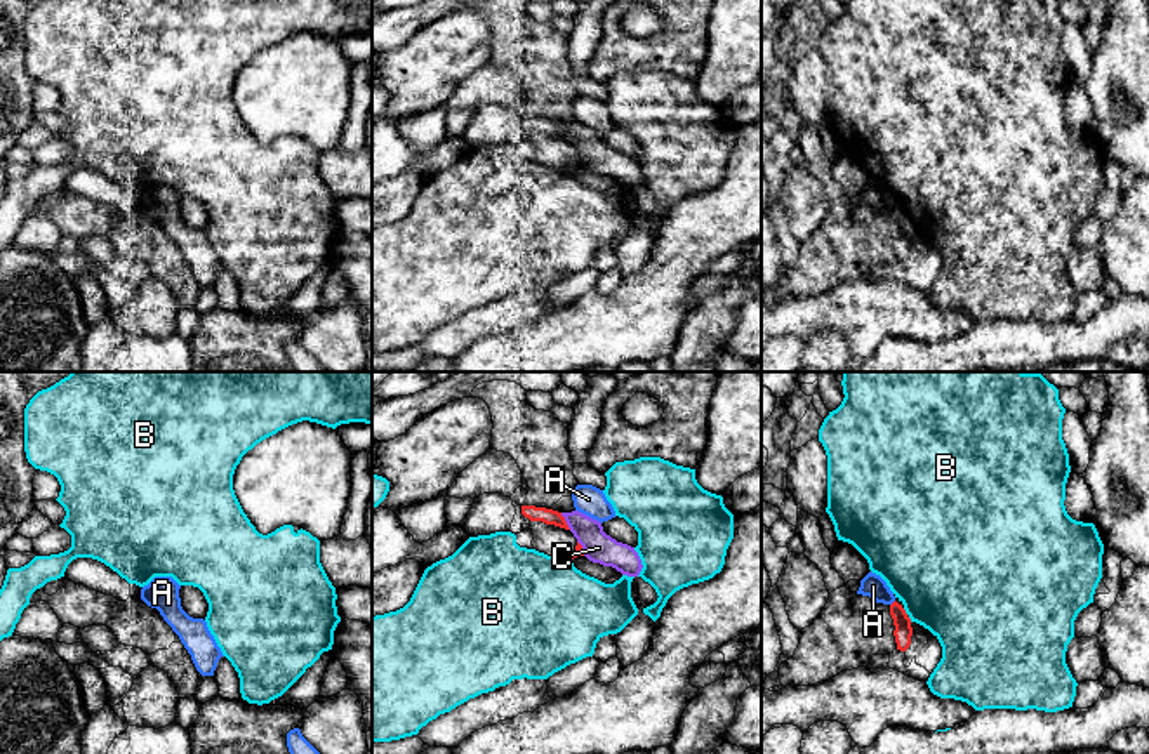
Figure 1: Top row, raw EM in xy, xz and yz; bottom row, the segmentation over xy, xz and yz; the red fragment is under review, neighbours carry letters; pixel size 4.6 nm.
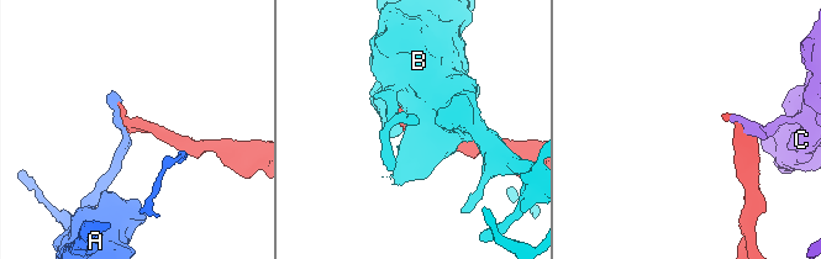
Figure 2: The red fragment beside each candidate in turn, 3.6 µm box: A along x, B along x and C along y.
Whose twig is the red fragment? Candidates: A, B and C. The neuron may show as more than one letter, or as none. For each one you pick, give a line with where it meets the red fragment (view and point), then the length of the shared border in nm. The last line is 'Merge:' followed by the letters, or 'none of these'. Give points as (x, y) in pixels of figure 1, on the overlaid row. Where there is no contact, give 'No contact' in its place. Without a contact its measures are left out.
Merge: none of these

